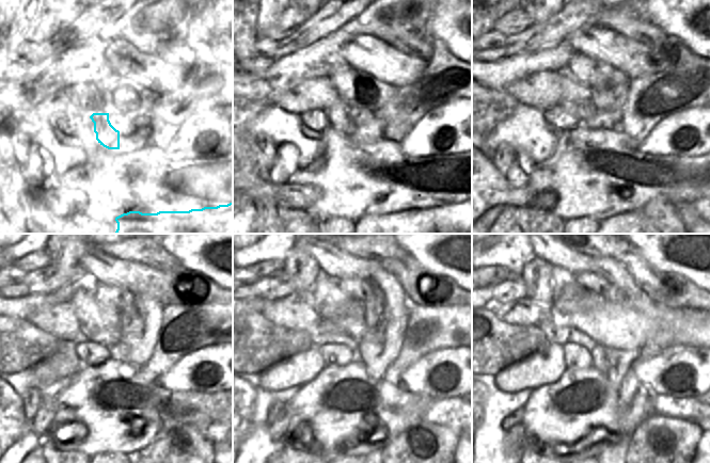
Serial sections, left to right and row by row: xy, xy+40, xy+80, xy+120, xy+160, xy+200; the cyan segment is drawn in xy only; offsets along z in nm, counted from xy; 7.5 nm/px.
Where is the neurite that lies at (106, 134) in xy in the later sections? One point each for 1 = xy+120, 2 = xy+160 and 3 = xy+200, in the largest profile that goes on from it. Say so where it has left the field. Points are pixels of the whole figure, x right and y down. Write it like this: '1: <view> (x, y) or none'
1: xy+120 (100, 324)
2: xy+160 (329, 302)
3: xy+200 (562, 277)

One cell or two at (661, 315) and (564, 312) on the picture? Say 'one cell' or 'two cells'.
one cell

